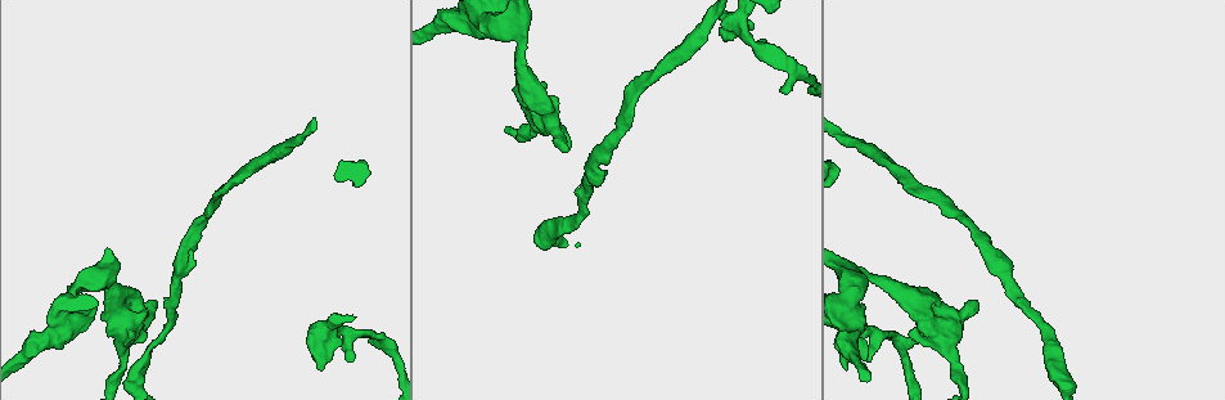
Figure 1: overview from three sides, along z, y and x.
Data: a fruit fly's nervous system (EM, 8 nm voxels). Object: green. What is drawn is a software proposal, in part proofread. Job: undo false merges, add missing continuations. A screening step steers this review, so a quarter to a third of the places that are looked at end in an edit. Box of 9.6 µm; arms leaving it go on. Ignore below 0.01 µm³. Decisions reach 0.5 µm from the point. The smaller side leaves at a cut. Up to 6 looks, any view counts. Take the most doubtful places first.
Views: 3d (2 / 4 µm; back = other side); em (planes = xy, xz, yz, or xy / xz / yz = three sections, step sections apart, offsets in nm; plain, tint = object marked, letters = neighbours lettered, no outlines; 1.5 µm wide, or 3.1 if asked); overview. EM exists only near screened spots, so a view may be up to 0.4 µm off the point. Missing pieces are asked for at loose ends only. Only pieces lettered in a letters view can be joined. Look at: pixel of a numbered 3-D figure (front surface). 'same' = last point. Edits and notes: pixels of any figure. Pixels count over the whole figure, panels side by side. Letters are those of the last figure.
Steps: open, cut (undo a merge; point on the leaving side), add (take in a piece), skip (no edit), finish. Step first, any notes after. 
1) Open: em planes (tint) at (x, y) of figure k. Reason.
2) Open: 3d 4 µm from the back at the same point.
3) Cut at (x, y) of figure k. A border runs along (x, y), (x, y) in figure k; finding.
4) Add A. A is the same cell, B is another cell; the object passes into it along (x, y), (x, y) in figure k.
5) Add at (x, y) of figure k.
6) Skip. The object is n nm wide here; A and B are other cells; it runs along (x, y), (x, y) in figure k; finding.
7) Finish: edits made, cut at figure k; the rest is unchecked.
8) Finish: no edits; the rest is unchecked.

Open: em yz step 4 (letters) at (92, 320) of figure 1. Free end.

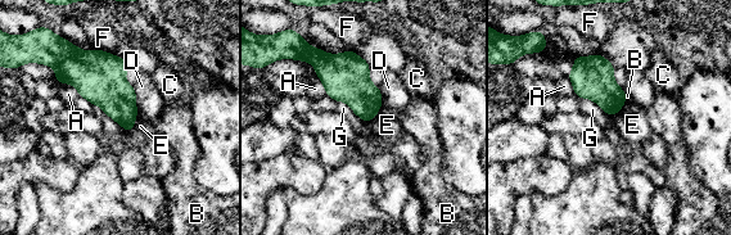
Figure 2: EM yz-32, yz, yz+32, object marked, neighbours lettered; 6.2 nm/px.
Open: em planes (letters) at the same point. Another direction.

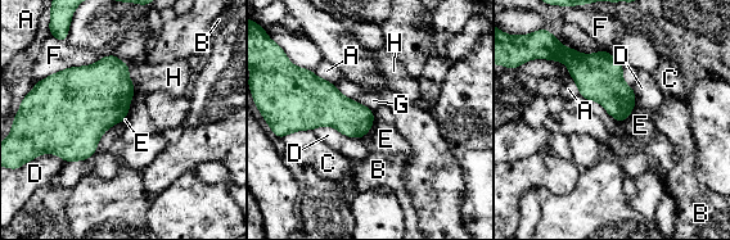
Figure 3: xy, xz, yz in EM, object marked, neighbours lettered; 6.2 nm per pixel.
Skip. The object is 220 nm wide here; A, B, C, D, E, F, G and H are other cells; a border runs along (635, 103), (631, 113), (620, 122) in figure 3; none of them fits.

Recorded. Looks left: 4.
Open: em planes (tint) at (321, 334) of figure 1. Thick turns thin.

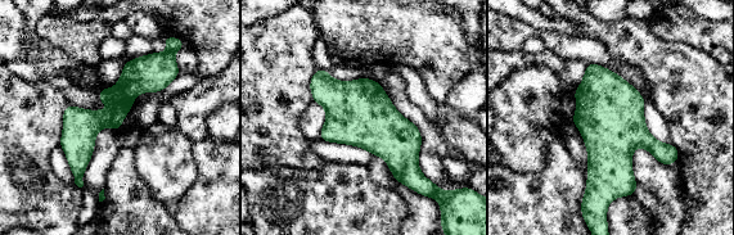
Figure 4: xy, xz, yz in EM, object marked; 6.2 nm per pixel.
Open: em planes (letters) at the same point.

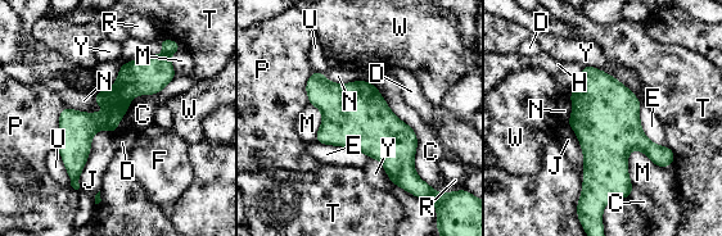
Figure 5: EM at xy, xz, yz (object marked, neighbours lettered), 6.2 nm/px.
Skip. C, D, E, F, H, J, M, N, P, R, T, U, W and Y are other cells; it runs along (152, 59), (75, 143), (75, 175) in figure 5; all the same neuron.

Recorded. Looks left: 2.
Finish: no edits; the rest is unchecked.

